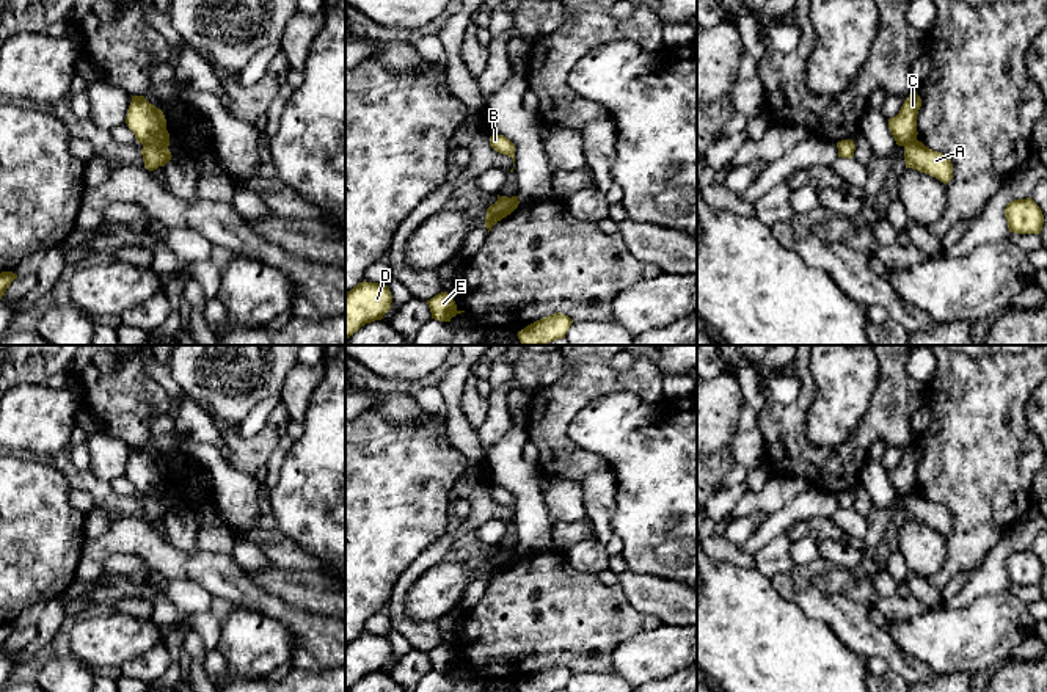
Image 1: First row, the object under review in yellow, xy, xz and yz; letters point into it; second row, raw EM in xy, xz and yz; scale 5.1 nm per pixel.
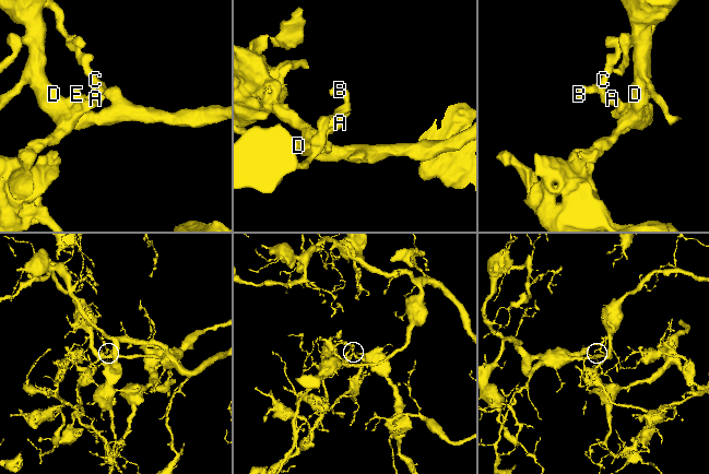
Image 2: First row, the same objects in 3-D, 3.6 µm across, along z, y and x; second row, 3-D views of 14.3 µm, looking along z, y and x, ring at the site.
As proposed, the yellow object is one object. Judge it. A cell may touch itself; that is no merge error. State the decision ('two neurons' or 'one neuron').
two neurons

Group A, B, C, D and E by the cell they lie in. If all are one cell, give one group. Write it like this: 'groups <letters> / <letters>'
groups A / B C D E

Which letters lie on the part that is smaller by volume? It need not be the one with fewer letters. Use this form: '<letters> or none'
A

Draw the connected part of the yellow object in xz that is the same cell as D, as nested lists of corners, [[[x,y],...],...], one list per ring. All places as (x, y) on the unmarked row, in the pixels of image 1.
[[[366,632],[355,637],[345,645],[345,690],[366,675],[381,672],[391,654],[388,637]]]

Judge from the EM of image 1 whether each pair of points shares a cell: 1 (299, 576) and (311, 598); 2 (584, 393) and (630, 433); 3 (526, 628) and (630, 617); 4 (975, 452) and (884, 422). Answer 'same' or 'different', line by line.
1: same
2: different
3: same
4: different

